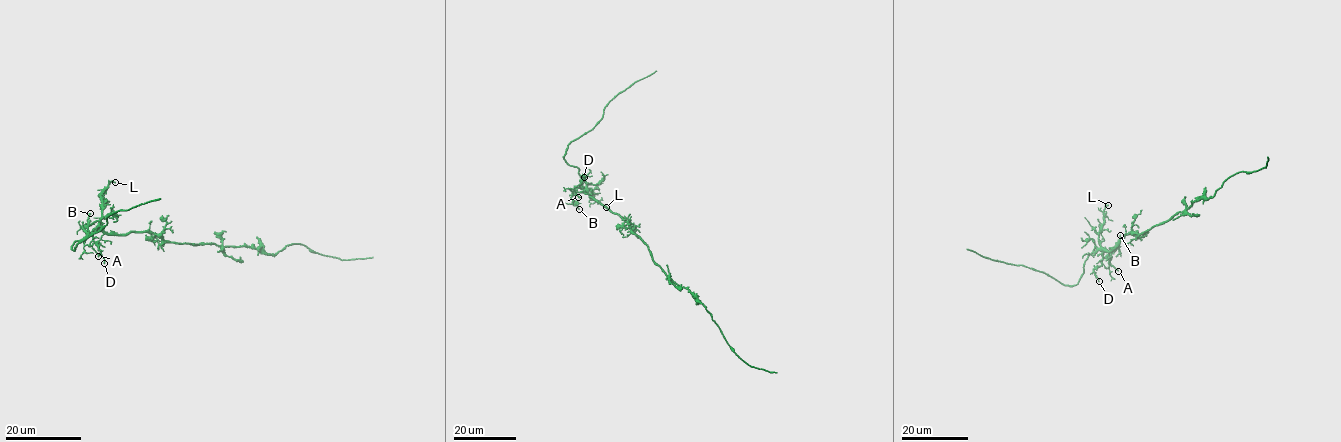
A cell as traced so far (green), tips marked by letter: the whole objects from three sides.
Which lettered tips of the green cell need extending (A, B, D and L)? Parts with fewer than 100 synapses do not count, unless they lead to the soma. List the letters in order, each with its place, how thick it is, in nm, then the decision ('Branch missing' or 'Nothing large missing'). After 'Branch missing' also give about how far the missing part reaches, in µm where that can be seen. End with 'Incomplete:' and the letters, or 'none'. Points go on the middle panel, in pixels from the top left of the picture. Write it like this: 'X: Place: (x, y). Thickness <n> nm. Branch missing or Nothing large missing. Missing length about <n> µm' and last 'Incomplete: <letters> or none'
A: Place: (578, 197). Thickness 200 nm. Nothing large missing
B: Place: (579, 209). Thickness 160 nm. Nothing large missing
D: Place: (584, 177). Thickness 150 nm. Nothing large missing
L: Place: (606, 207). Thickness 160 nm. Nothing large missing
Incomplete: none

